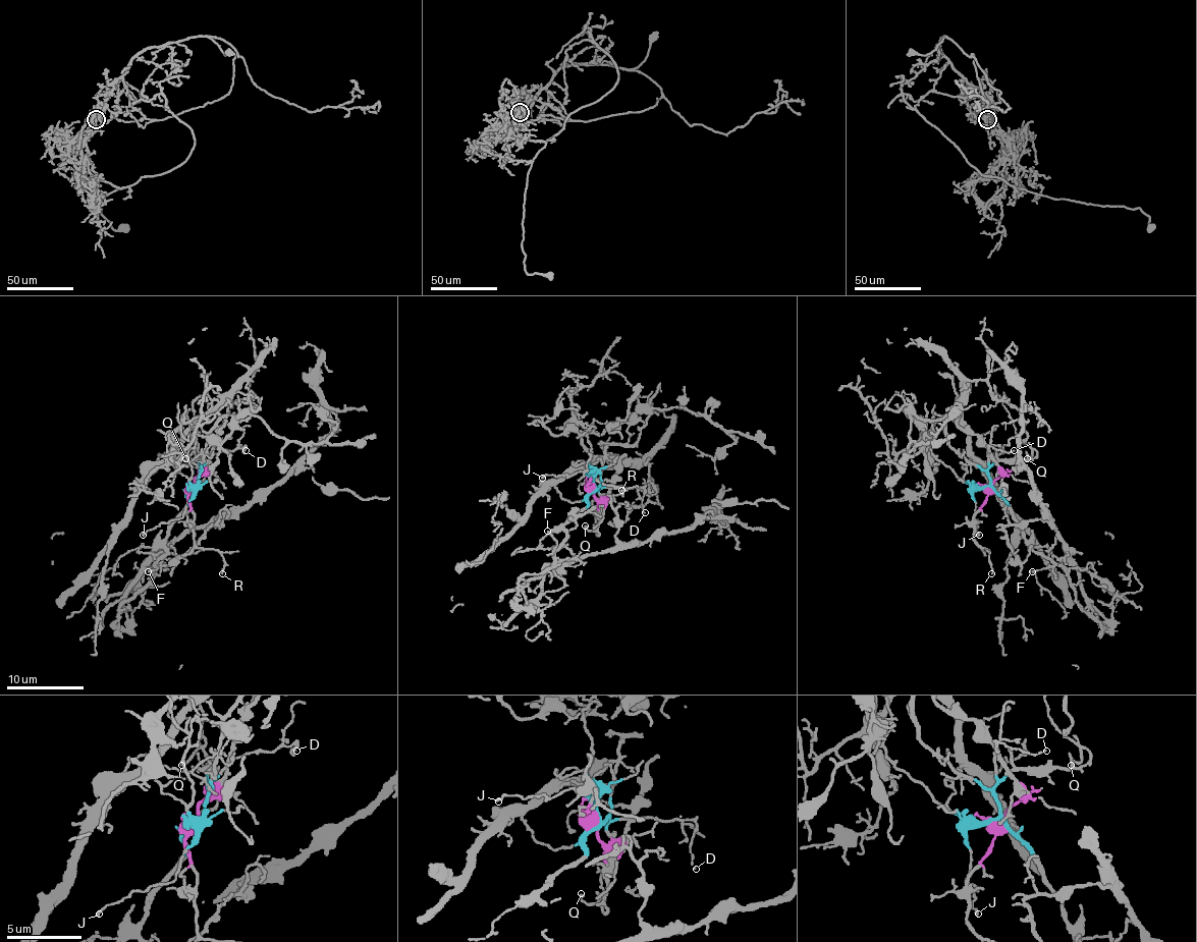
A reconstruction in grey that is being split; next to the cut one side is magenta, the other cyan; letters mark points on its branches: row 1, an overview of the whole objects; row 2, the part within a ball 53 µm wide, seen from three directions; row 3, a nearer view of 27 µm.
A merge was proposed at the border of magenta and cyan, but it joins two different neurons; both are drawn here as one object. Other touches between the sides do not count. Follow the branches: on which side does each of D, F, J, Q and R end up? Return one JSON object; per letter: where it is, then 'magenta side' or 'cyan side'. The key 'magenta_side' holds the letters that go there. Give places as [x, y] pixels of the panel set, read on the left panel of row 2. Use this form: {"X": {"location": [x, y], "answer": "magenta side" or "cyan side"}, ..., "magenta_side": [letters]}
{"D": {"location": [246, 450], "answer": "cyan side"}, "F": {"location": [148, 571], "answer": "cyan side"}, "J": {"location": [143, 535], "answer": "cyan side"}, "Q": {"location": [185, 458], "answer": "cyan side"}, "R": {"location": [222, 573], "answer": "magenta side"}, "magenta_side": ["R"]}

